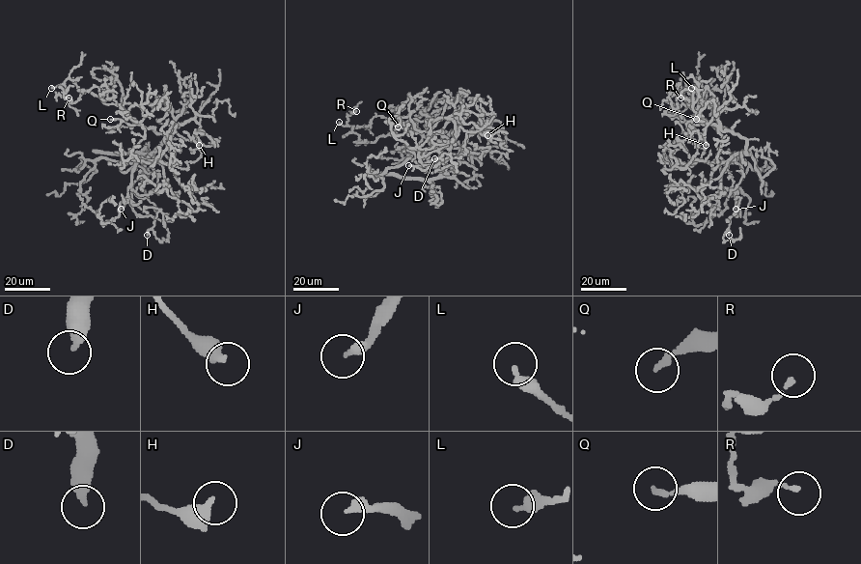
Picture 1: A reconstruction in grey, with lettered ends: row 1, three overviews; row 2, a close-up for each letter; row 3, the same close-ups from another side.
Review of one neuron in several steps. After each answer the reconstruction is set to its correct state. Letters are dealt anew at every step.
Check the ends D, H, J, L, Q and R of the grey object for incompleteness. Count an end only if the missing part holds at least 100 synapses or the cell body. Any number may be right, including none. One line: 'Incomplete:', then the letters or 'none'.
Incomplete: J

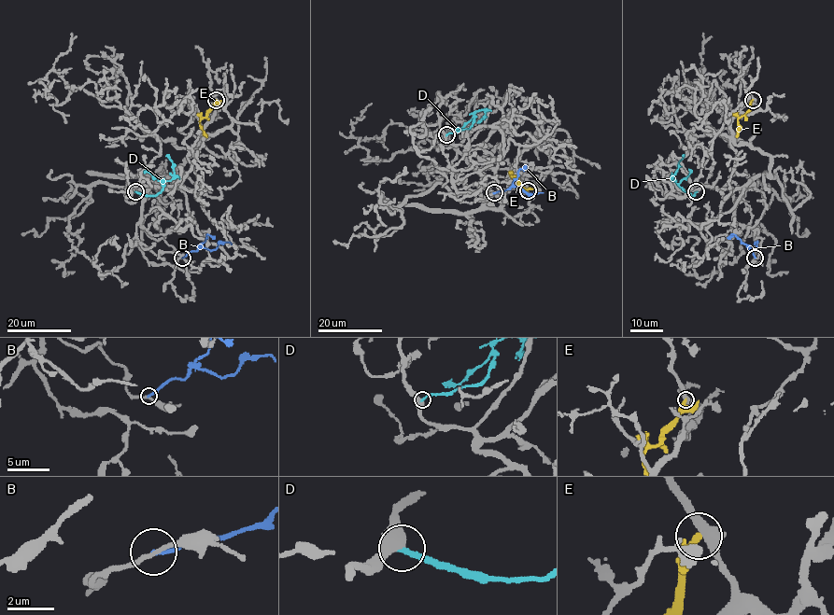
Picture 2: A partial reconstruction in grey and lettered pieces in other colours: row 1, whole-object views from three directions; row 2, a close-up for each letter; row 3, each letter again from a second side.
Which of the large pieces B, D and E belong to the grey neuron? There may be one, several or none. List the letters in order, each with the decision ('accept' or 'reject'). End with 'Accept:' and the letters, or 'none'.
B: reject
D: reject
E: reject
Accept: none

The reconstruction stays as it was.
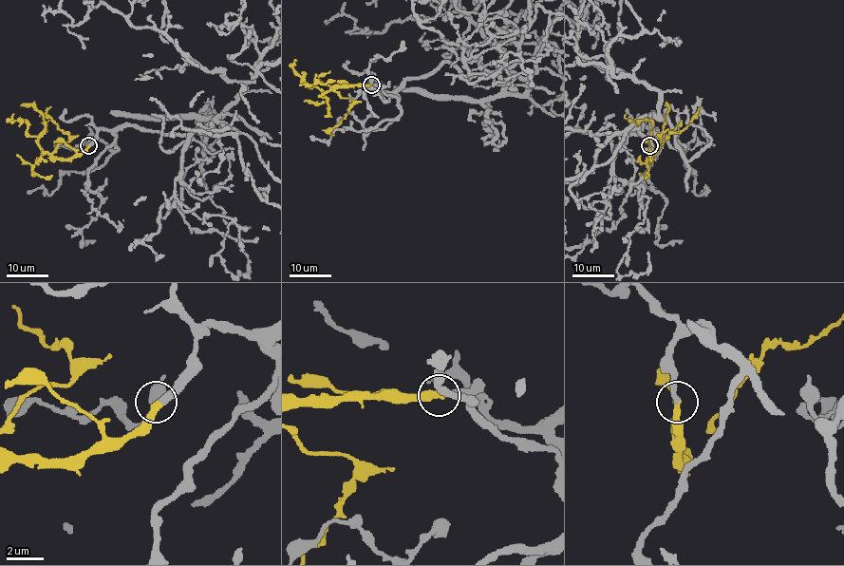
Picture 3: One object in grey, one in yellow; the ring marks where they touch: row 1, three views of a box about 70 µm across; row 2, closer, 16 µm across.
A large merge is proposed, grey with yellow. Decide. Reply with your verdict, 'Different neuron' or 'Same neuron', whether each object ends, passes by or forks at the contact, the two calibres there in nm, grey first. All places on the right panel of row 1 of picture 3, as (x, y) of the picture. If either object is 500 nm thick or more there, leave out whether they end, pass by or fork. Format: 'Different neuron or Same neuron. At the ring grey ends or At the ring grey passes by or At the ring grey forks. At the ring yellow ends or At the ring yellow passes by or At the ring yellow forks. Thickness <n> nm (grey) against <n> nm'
Same neuron. At the ring grey ends. At the ring yellow ends. Thickness 280 nm (grey) against 340 nm

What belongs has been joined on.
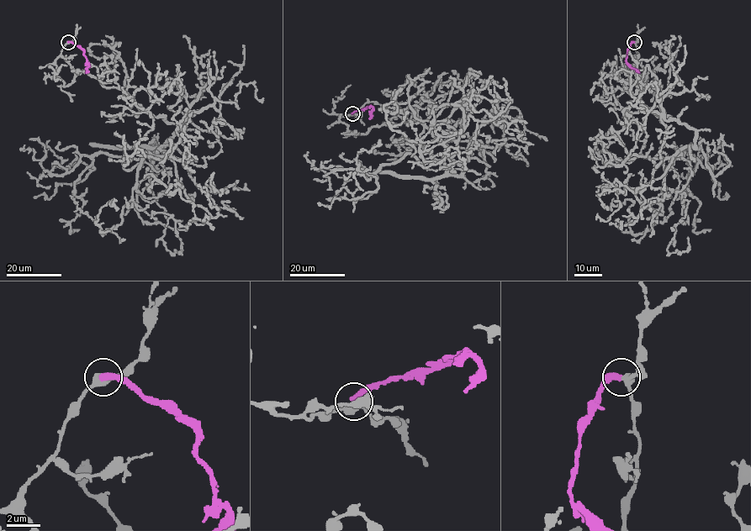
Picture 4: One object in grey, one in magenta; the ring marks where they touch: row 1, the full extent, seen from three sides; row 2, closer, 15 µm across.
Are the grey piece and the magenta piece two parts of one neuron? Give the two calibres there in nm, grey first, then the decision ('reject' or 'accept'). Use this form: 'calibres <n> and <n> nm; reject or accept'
calibres 400 and 360 nm; reject

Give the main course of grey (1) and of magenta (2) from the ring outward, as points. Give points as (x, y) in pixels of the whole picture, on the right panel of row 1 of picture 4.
1: (634, 42), (641, 102), (695, 144), (650, 229), (613, 198)
2: (634, 42), (627, 51), (626, 61), (639, 73)

